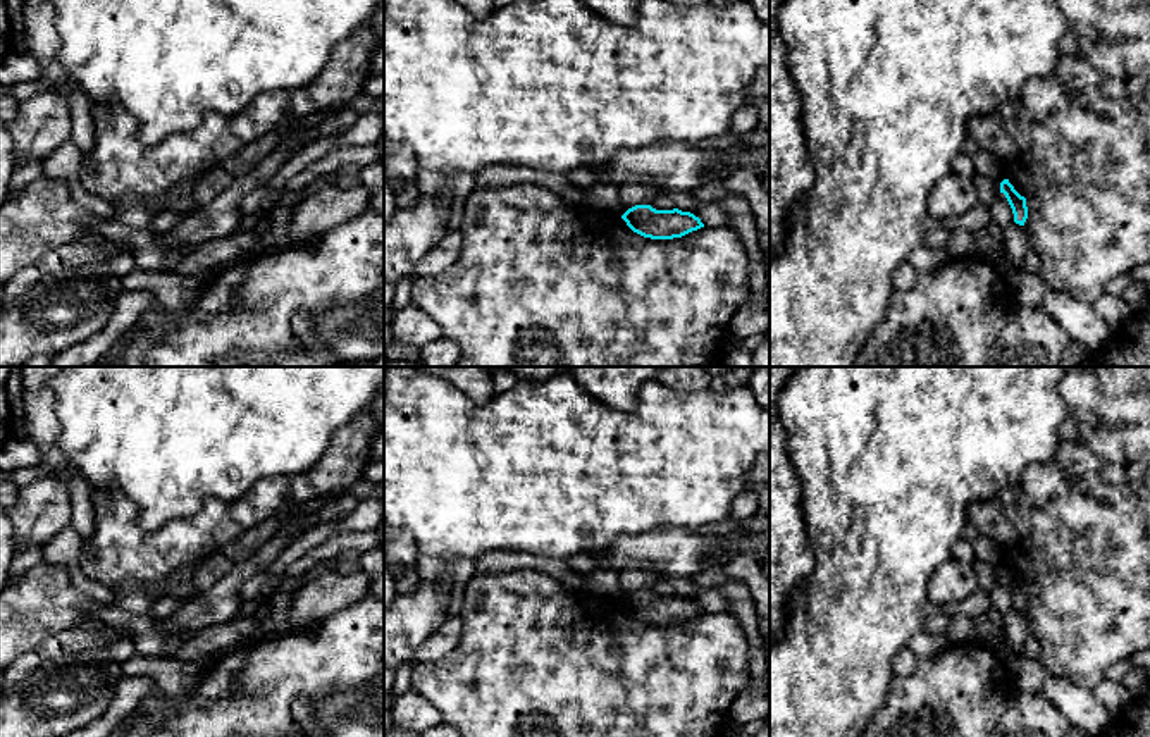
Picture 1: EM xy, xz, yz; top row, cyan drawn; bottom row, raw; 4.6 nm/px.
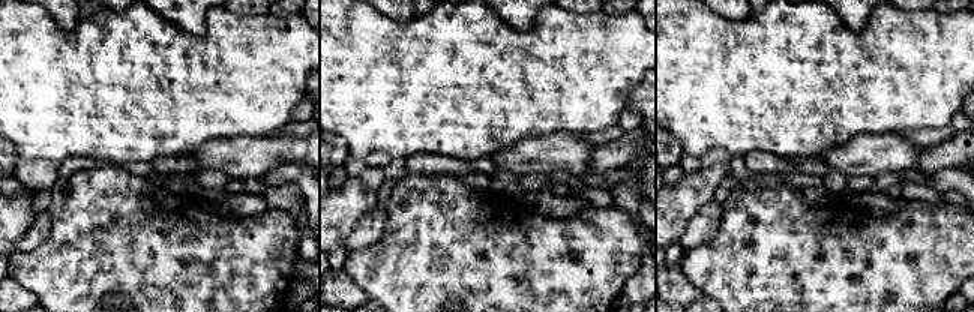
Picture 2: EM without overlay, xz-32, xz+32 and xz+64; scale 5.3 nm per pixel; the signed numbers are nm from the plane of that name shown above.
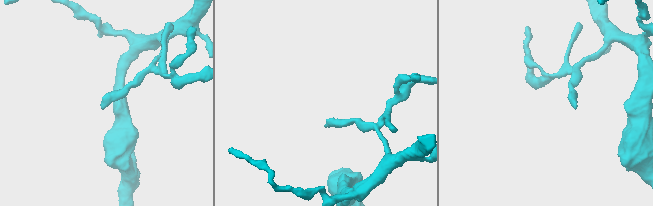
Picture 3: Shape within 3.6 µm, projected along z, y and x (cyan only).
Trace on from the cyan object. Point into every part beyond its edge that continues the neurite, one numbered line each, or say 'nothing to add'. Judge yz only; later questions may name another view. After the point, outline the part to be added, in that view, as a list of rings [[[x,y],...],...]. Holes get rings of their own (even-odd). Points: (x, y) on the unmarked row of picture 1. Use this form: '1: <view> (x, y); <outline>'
nothing to add

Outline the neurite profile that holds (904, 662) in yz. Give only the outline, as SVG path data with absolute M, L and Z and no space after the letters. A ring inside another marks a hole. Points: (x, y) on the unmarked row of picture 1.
M904 647L899 653L895 653L892 658L892 668L895 675L907 677L909 673L912 673L918 665L918 658L919 656L914 654L909 647Z

